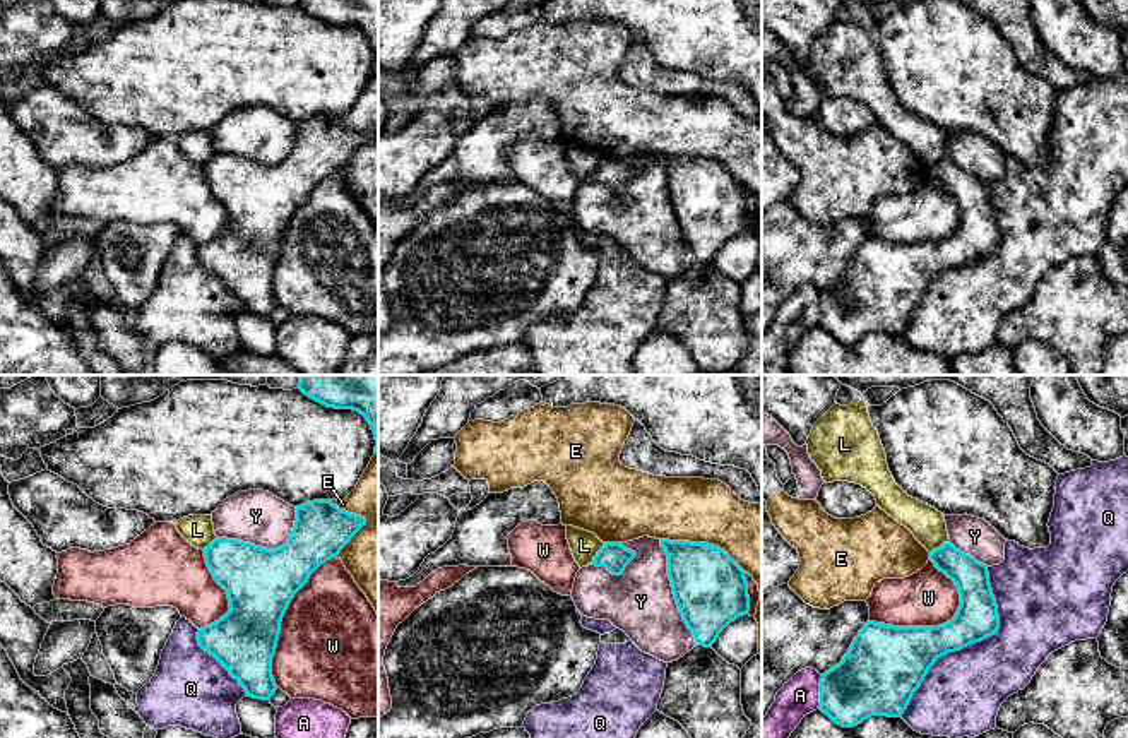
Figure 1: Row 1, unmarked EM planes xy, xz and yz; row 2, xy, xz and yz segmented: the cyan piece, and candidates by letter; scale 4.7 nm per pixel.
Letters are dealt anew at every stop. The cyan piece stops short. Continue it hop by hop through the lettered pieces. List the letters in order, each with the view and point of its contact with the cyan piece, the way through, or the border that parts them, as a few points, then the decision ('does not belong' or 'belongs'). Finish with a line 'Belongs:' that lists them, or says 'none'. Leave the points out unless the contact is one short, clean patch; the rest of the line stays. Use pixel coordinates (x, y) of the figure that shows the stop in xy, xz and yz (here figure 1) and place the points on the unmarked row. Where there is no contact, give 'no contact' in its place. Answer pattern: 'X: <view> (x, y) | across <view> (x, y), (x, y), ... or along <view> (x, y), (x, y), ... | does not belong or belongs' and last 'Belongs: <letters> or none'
A: yz (820, 309) | does not belong
E: xz (706, 160) | does not belong
L: xz (598, 170) | along xz (605, 160), (591, 180) | does not belong
Q: yz (969, 261) | does not belong
W: yz (921, 244) | does not belong
Y: xz (673, 209) | does not belong
Belongs: none

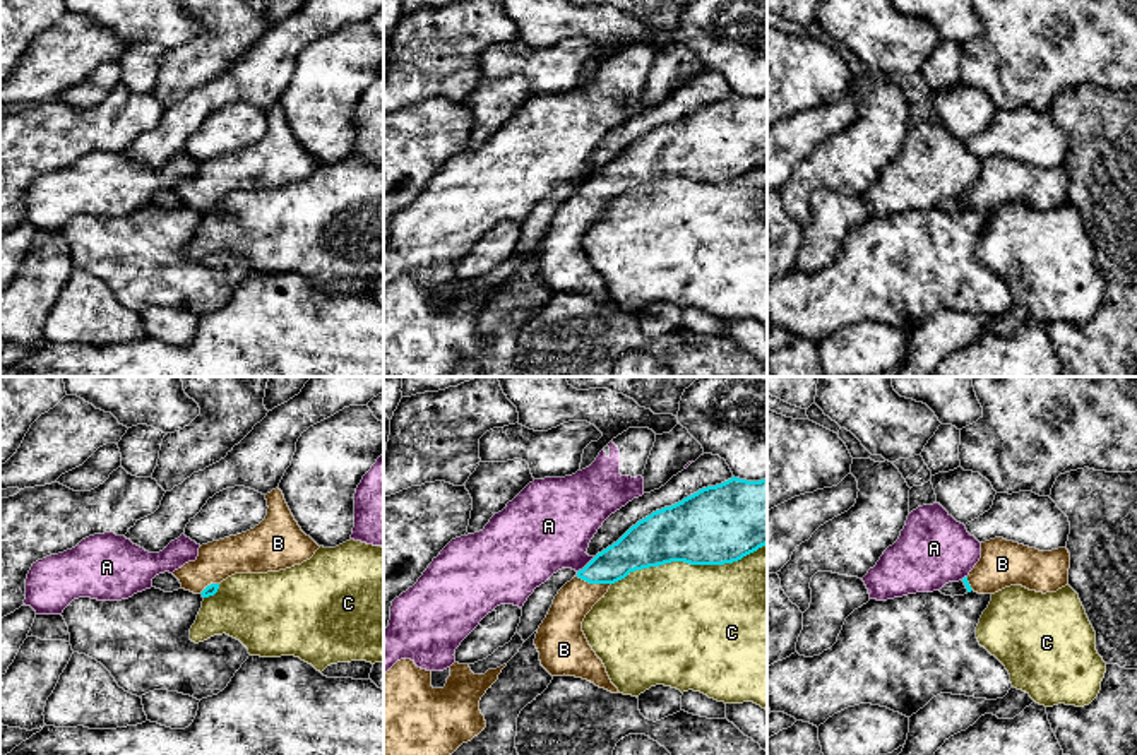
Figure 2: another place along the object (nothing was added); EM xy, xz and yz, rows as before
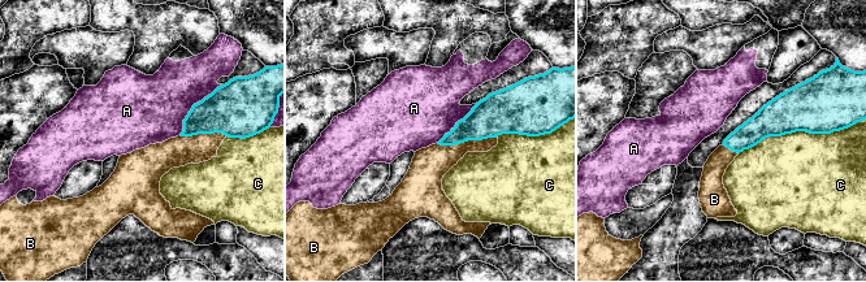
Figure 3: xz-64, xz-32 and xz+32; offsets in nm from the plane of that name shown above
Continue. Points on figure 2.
A: xz (588, 180) | does not belong
B: xz (595, 199) | belongs
C: xz (689, 178) | does not belong
Belongs: B

